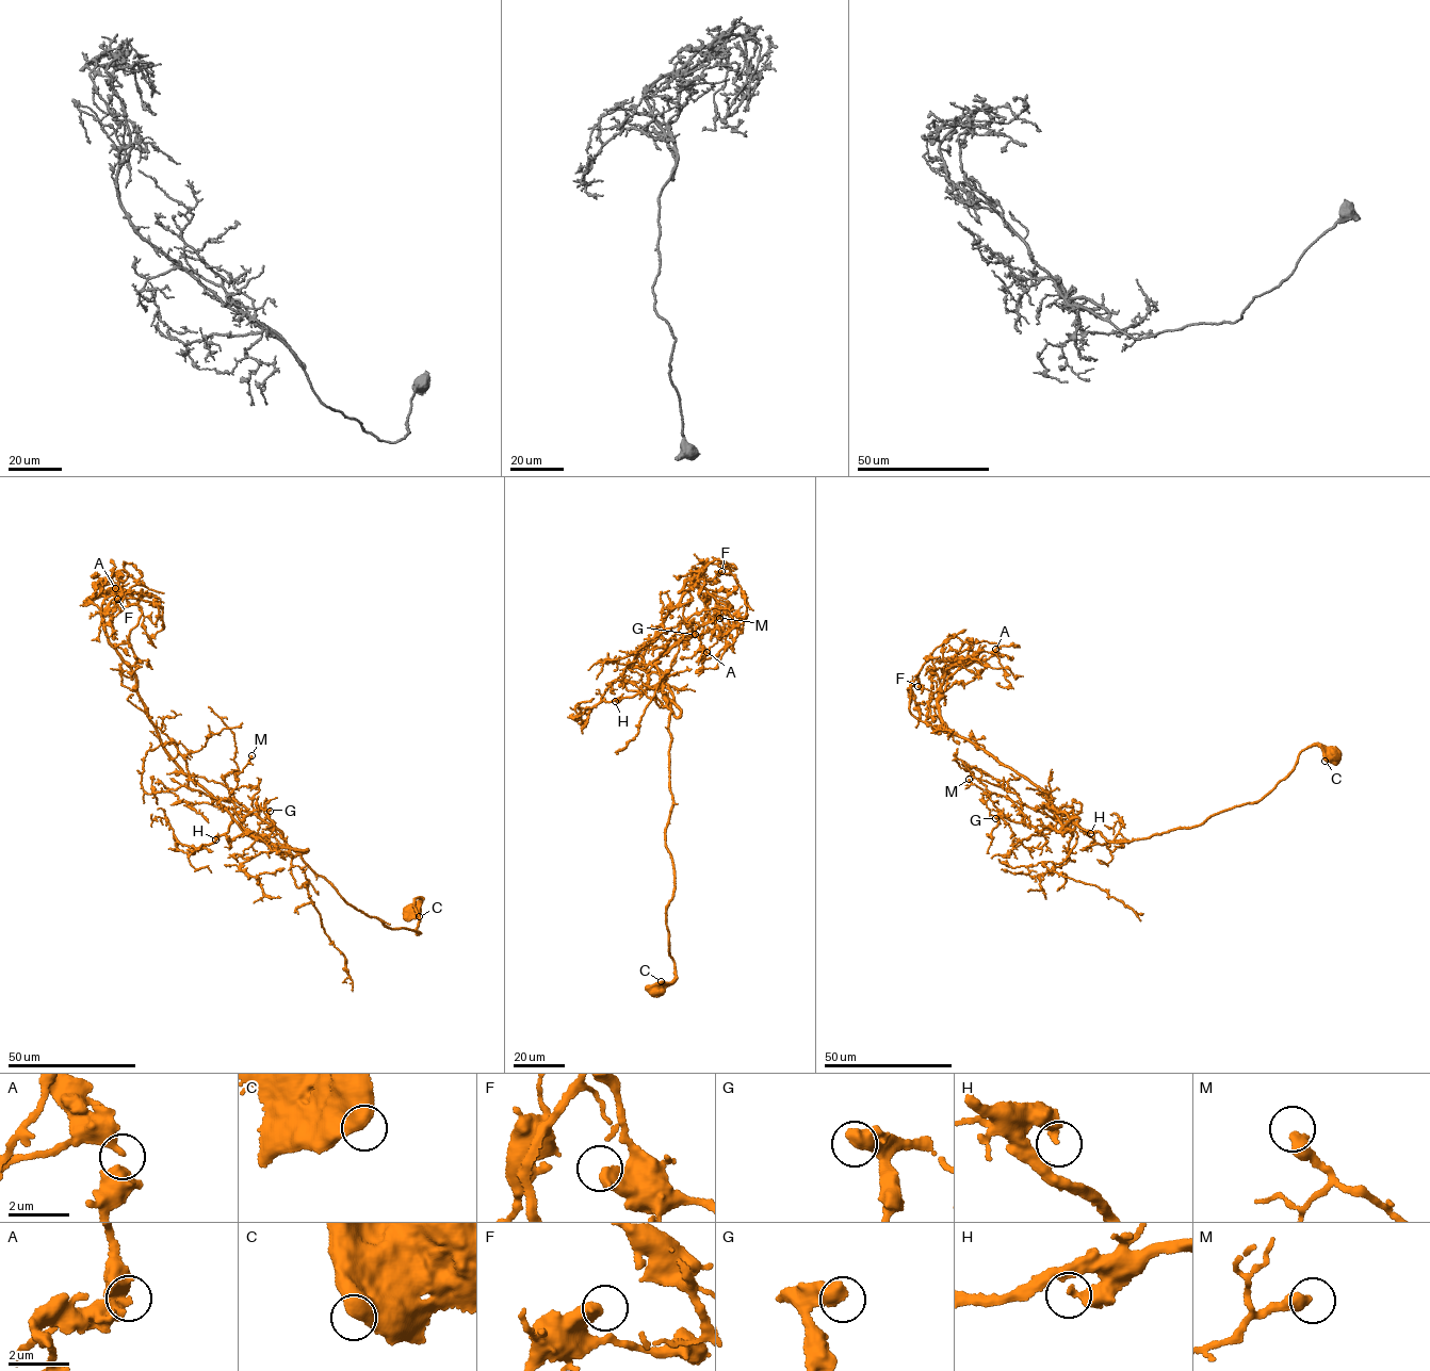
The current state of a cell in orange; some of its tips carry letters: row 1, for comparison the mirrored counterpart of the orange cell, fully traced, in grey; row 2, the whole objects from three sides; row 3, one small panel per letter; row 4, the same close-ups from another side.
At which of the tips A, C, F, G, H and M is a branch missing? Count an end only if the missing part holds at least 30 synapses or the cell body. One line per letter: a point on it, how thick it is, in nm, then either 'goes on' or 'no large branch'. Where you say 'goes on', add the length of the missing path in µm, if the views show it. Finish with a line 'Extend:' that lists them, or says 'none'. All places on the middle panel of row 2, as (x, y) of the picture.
A: (707, 652) | 240 nm | no large branch
C: (661, 981) | 650 nm | no large branch
F: (721, 571) | 500 nm | no large branch
G: (695, 634) | 600 nm | goes on | 30 µm
H: (615, 701) | 260 nm | no large branch
M: (719, 618) | 440 nm | no large branch
Extend: G

